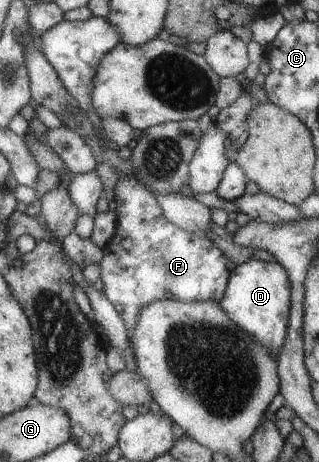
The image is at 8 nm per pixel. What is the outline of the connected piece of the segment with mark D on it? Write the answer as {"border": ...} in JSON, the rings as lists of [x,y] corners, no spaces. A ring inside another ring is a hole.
{"border":[[[250,259],[237,265],[230,272],[220,307],[230,321],[246,331],[254,341],[268,349],[274,357],[282,351],[288,335],[288,314],[291,306],[291,283],[288,273],[278,261]]]}

